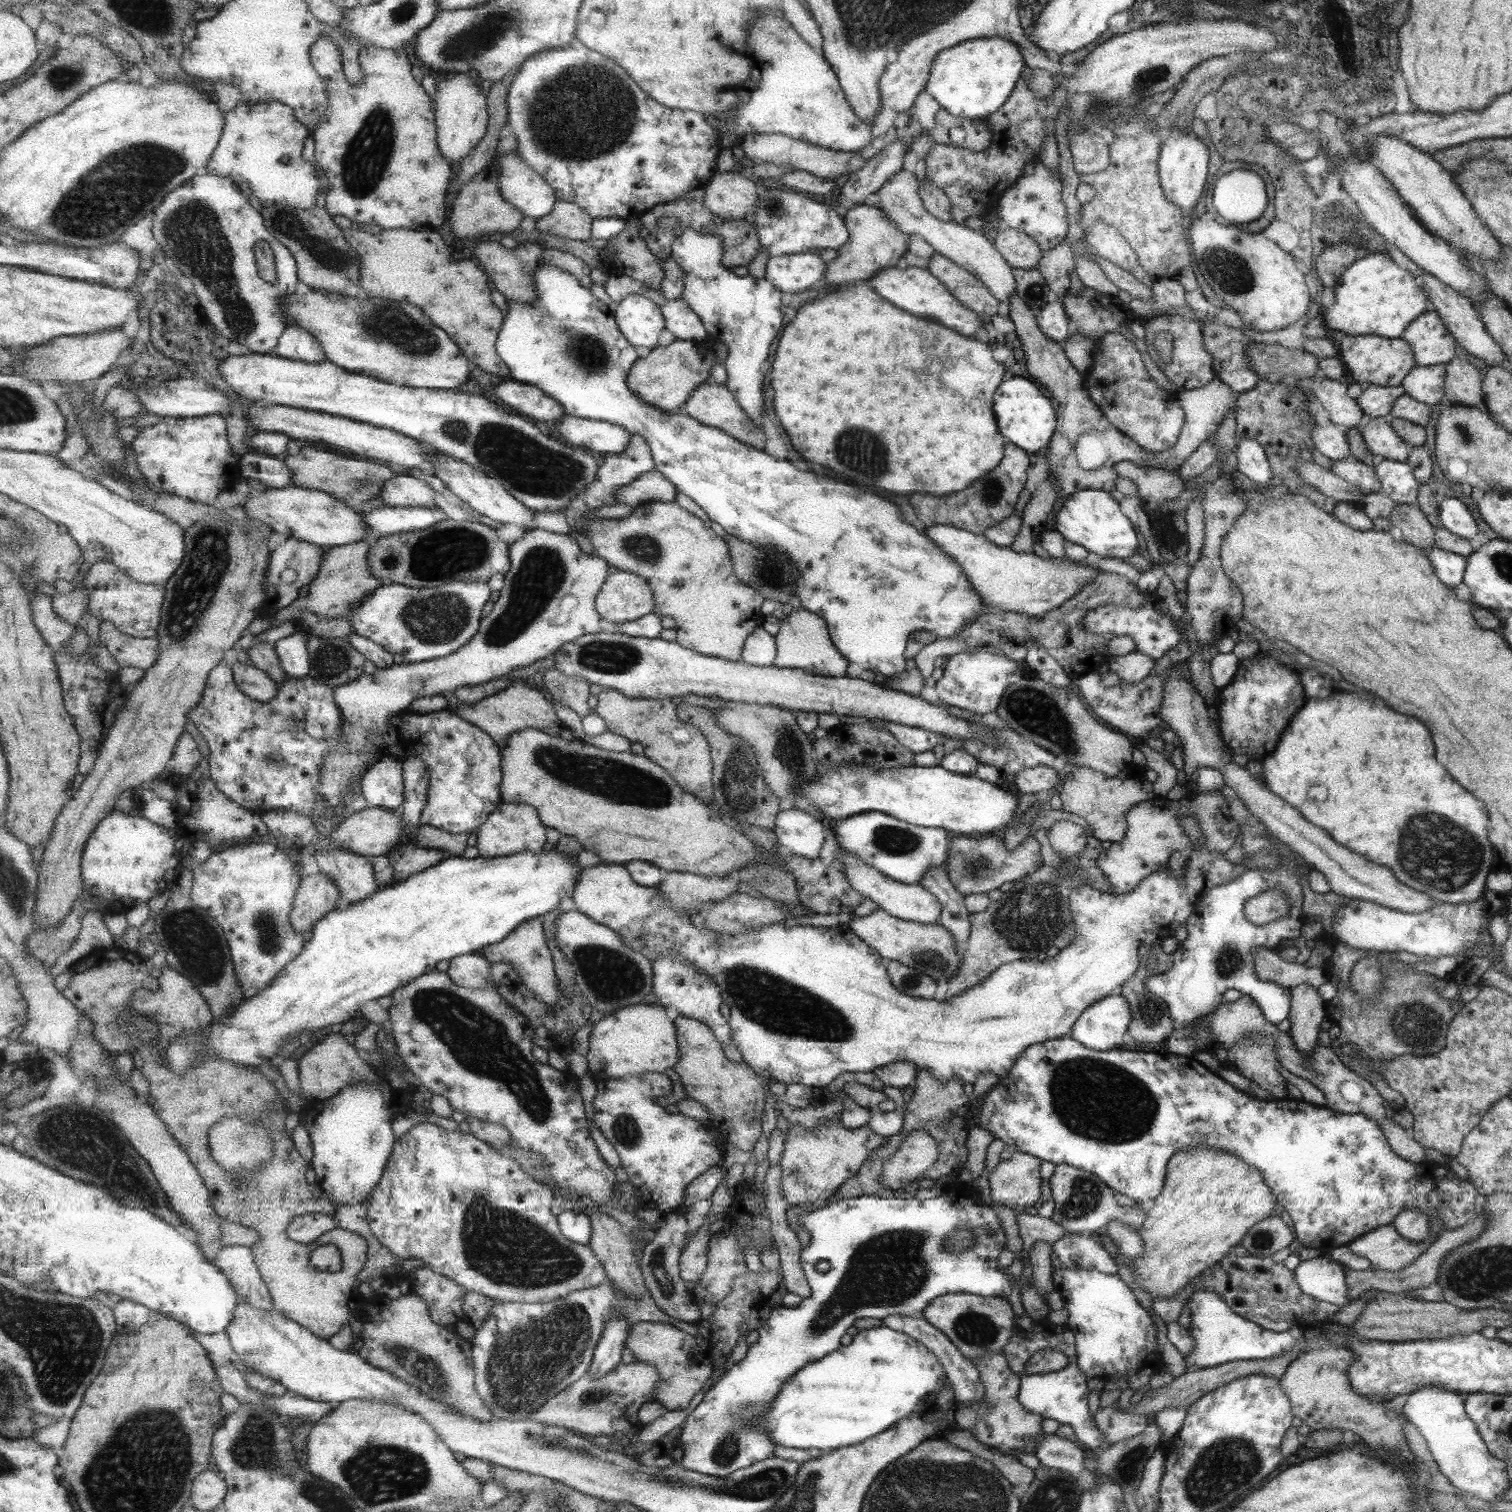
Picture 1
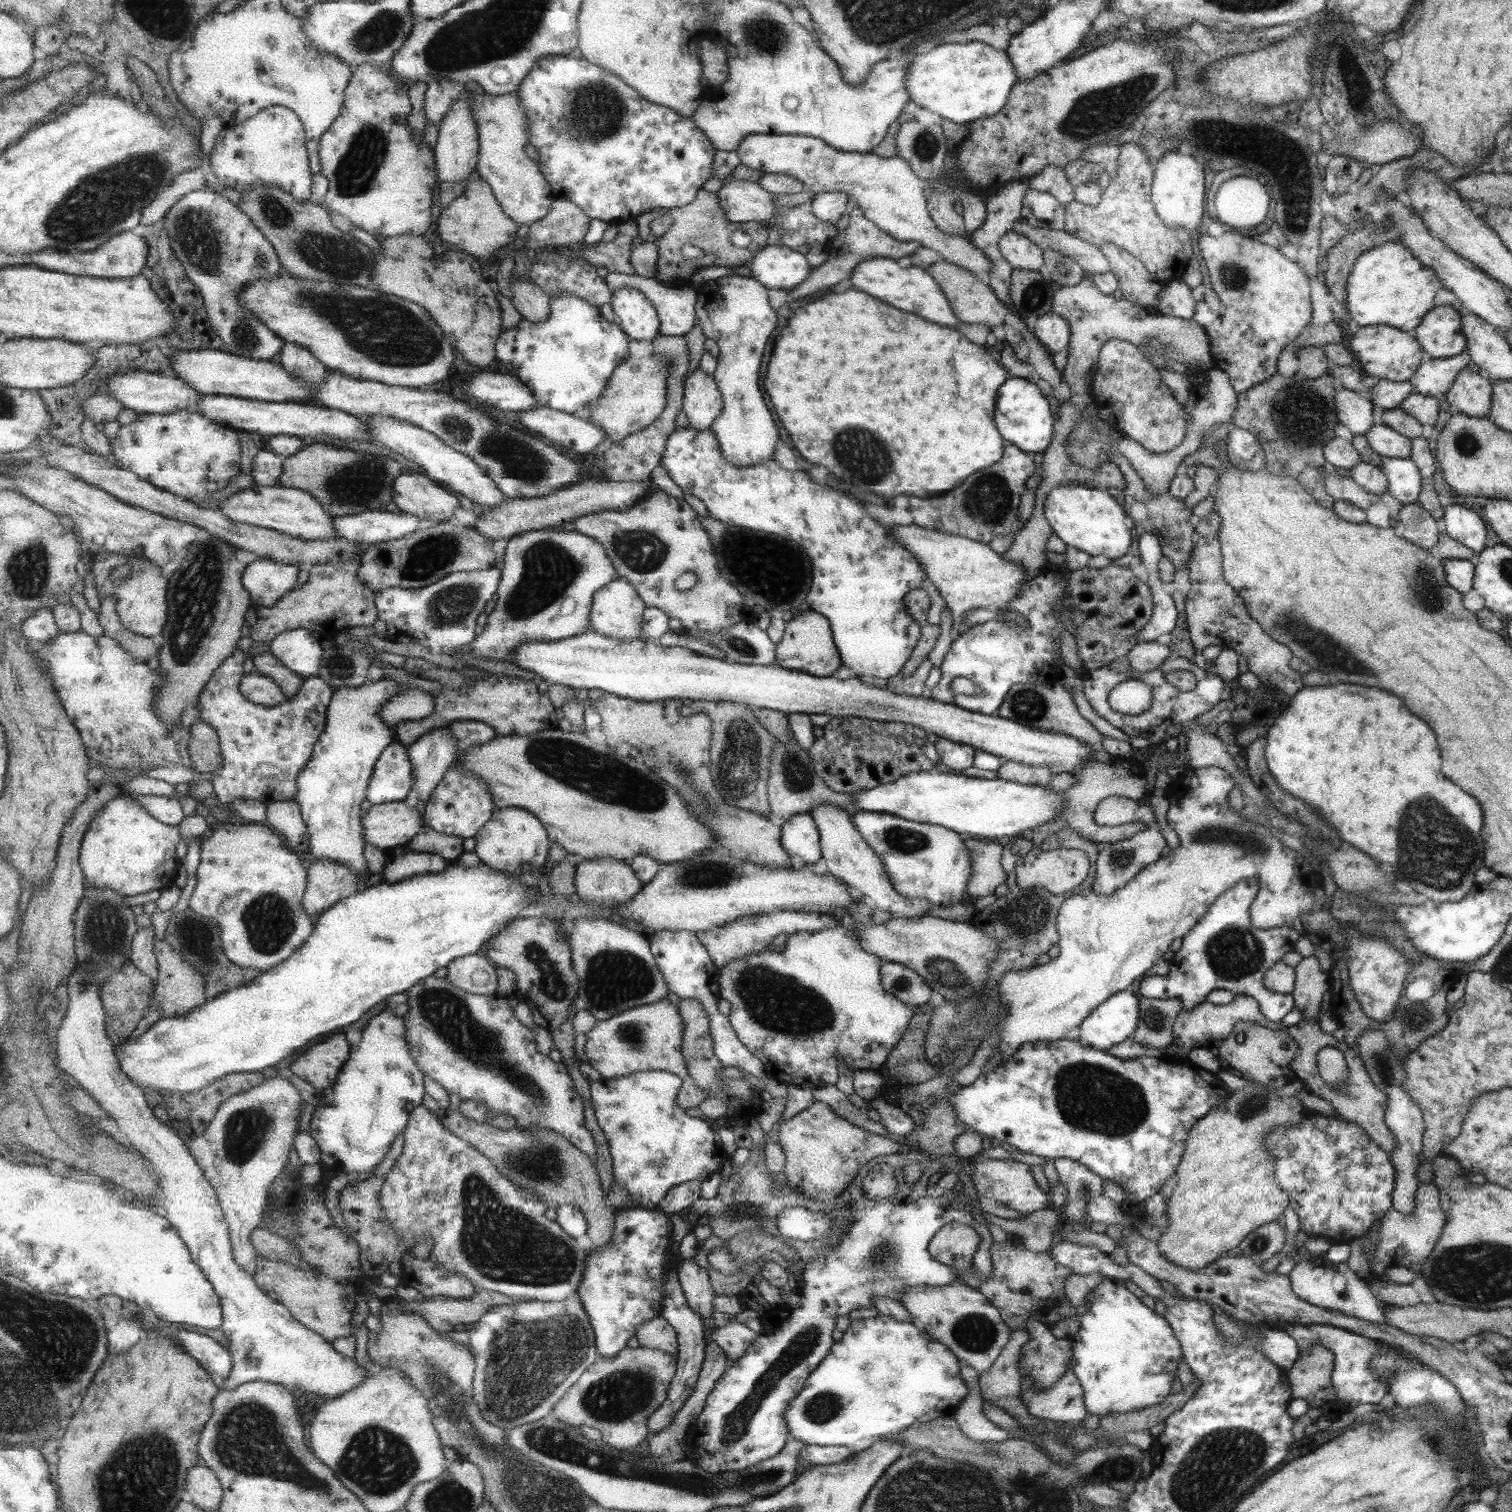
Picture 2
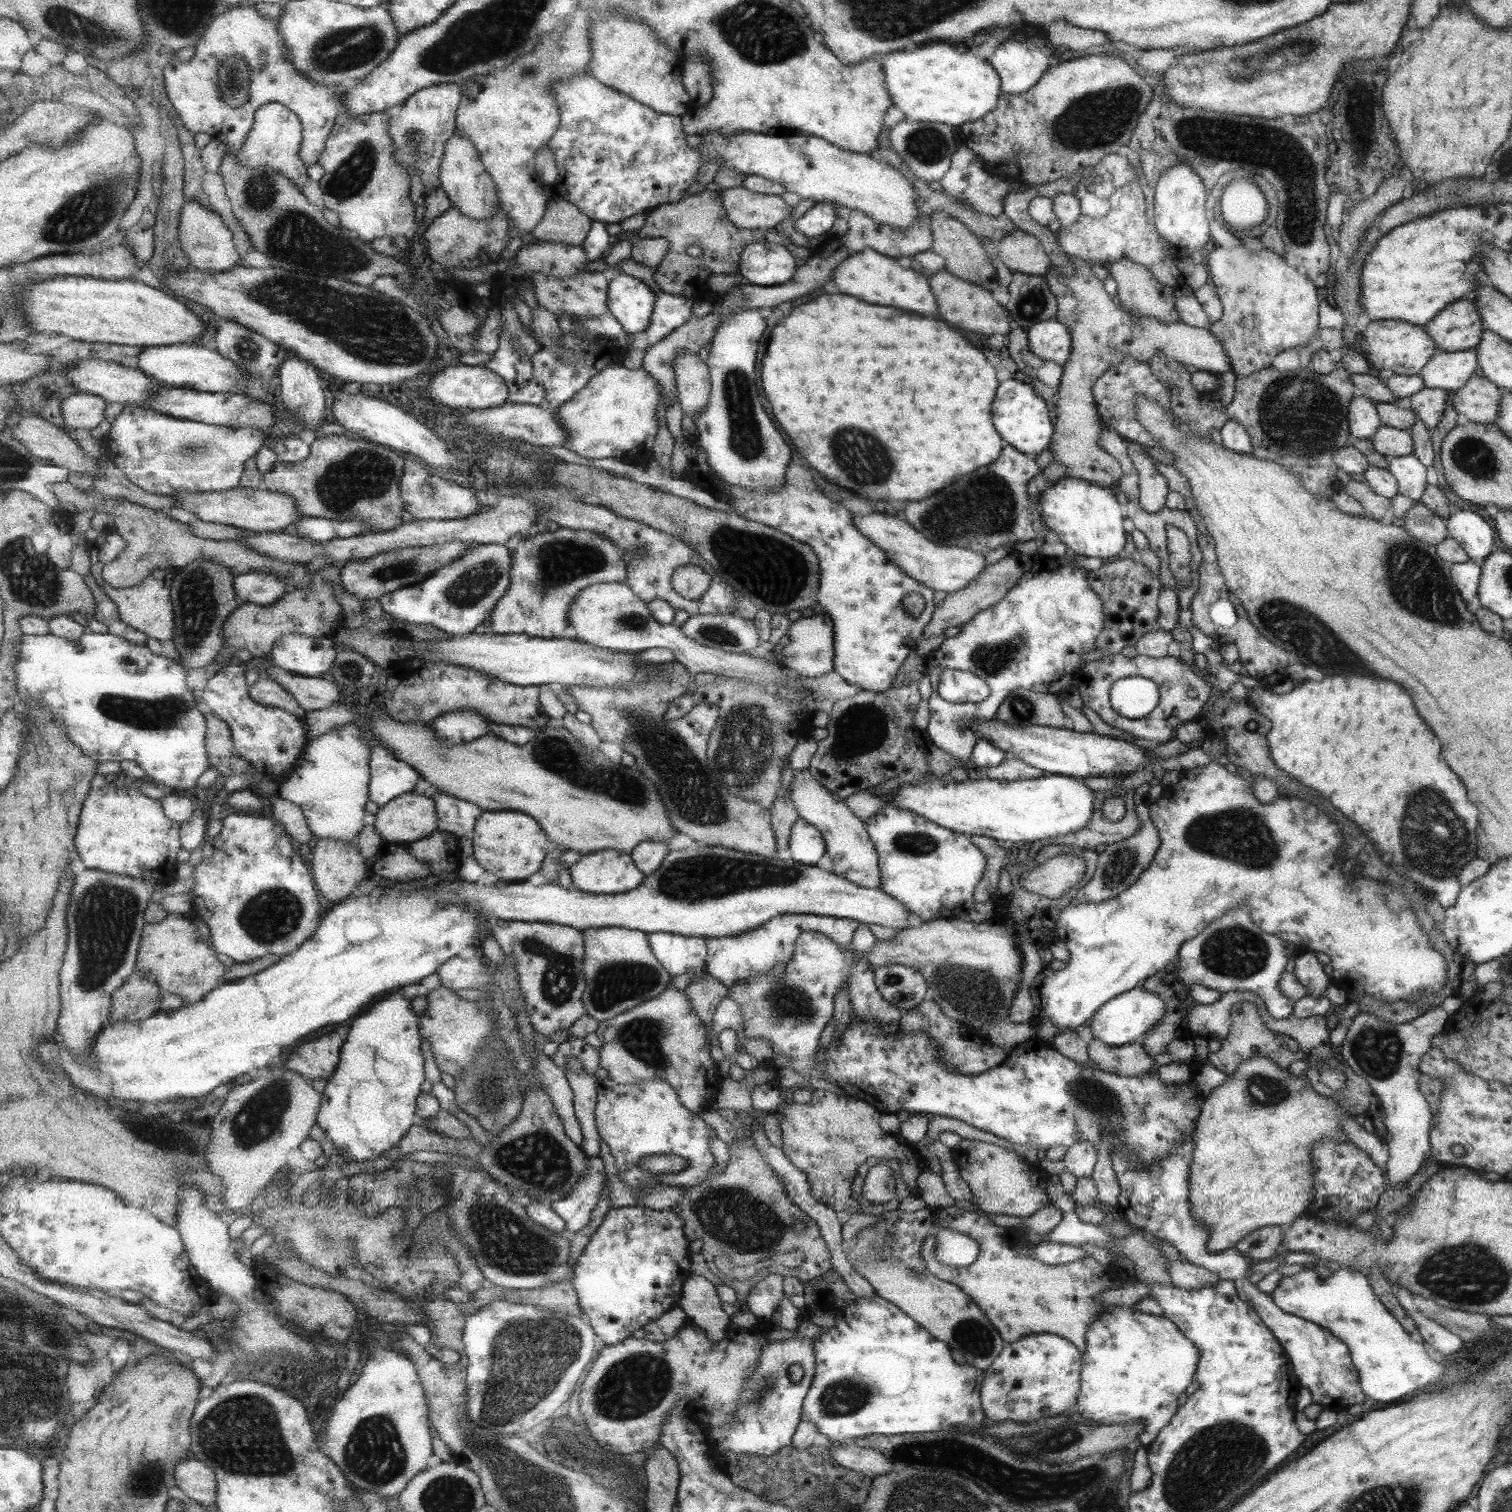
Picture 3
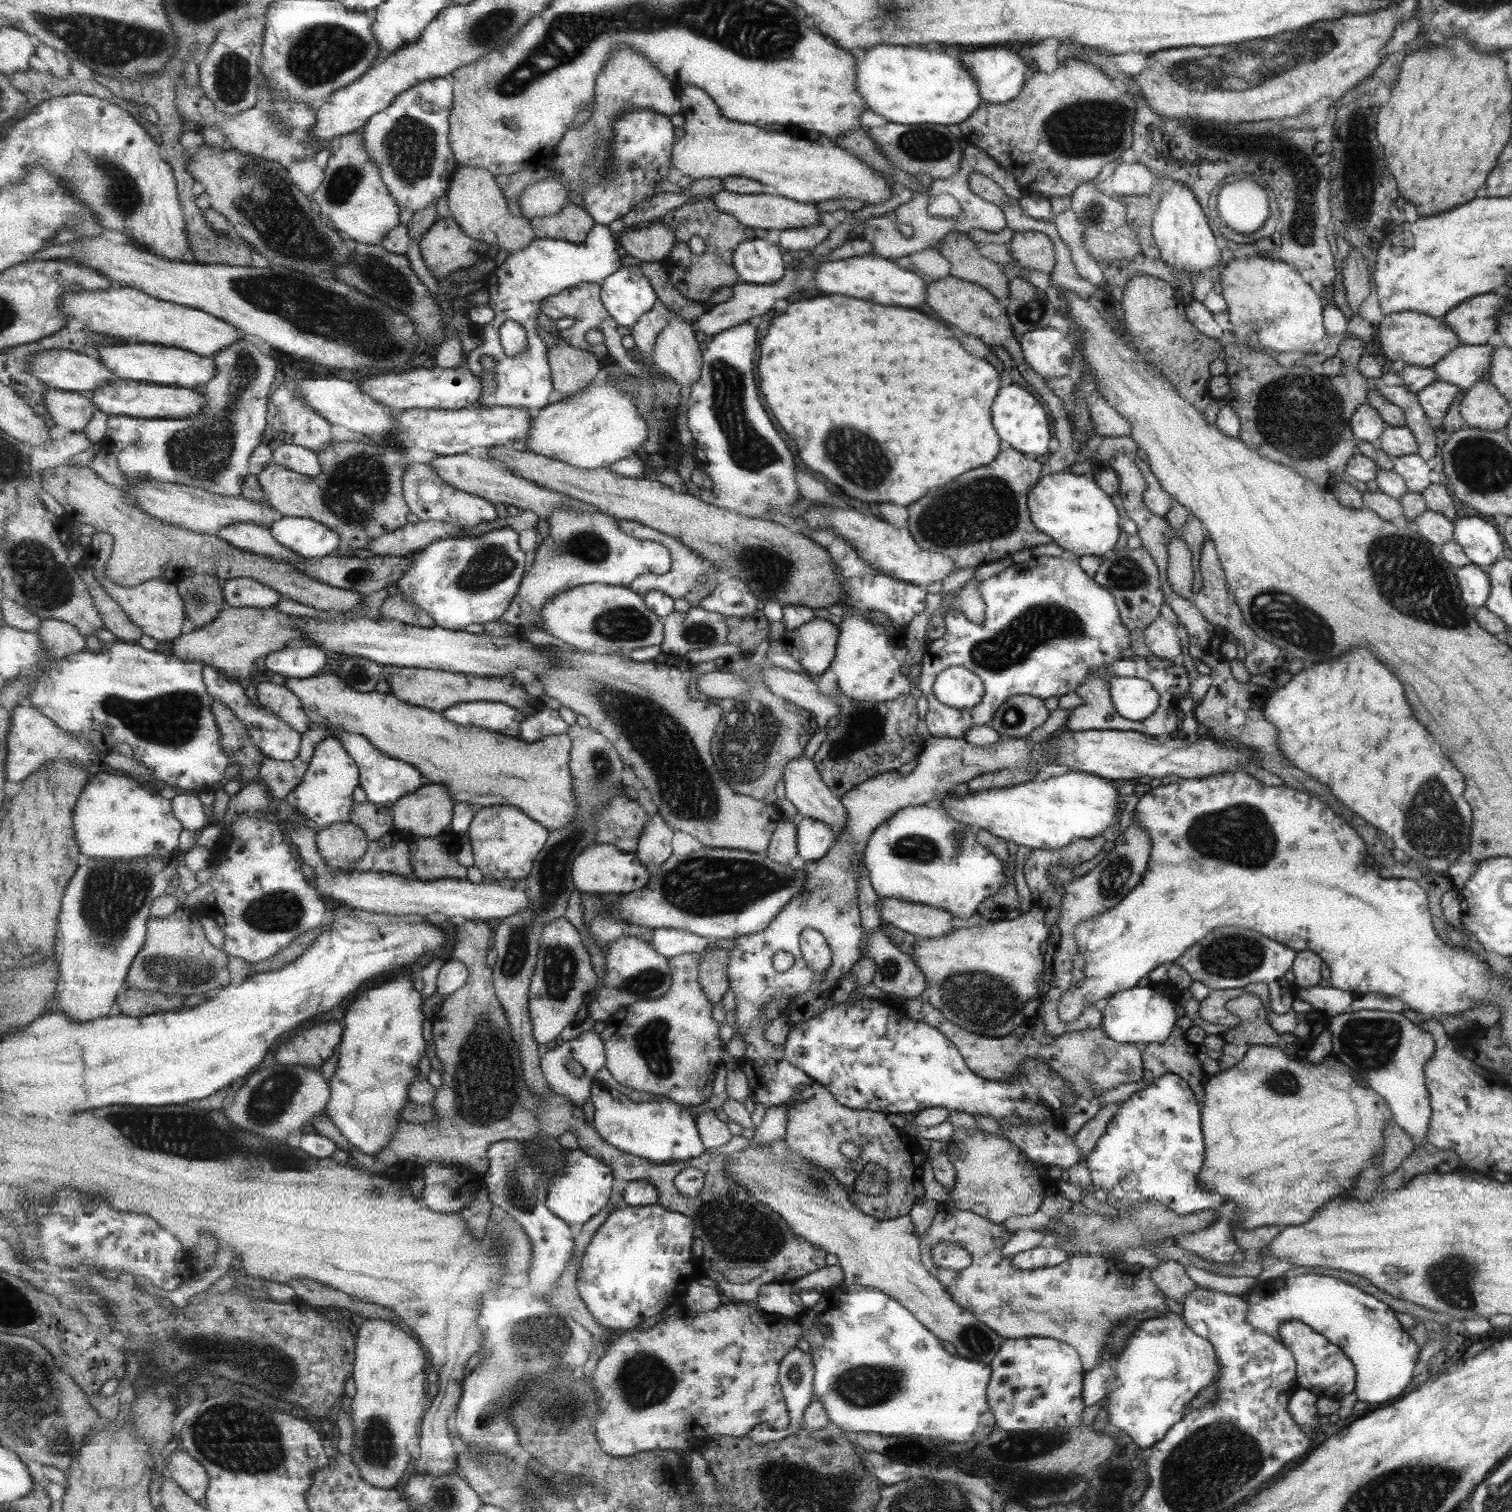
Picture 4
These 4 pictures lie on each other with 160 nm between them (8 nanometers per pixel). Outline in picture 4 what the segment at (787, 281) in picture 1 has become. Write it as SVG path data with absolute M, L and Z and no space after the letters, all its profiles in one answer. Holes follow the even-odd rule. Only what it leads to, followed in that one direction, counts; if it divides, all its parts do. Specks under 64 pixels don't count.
M748 240L734 250L733 267L741 283L764 285L780 280L783 276L783 261L777 245L768 244L765 240Z

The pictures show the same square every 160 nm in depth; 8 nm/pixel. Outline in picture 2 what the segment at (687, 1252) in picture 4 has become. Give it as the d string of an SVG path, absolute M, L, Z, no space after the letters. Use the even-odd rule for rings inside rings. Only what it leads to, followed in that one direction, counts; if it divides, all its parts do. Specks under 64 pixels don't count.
M641 1206L617 1209L611 1240L587 1258L587 1270L578 1290L591 1316L601 1356L616 1357L643 1324L661 1316L667 1295L663 1274L673 1267L672 1246L671 1222L666 1213Z

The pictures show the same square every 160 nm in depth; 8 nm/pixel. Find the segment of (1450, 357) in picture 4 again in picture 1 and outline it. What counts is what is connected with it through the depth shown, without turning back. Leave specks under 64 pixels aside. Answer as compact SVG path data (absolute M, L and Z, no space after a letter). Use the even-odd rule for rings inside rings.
M1443 365L1418 366L1403 377L1402 387L1407 396L1417 402L1432 405L1445 394L1446 368Z

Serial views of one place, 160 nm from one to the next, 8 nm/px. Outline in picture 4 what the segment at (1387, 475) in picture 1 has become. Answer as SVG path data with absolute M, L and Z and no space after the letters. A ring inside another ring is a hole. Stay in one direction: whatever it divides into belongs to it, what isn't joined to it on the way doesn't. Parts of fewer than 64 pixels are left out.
M1415 454L1398 456L1391 459L1392 468L1406 483L1406 490L1409 493L1420 493L1429 486L1429 468L1425 466L1423 458Z

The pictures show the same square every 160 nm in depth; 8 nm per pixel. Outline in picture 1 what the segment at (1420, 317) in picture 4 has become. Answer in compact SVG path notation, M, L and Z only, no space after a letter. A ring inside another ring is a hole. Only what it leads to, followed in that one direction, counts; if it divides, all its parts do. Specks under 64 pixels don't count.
M1345 335L1337 343L1337 358L1343 363L1348 380L1364 387L1365 384L1375 386L1399 386L1403 377L1417 365L1410 346L1399 338L1383 338L1379 335Z

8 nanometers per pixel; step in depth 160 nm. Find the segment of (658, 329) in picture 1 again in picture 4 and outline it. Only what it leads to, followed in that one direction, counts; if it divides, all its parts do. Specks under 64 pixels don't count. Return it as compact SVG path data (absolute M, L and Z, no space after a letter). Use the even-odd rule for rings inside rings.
M635 265L622 266L604 280L601 300L618 325L632 329L659 299L650 278Z

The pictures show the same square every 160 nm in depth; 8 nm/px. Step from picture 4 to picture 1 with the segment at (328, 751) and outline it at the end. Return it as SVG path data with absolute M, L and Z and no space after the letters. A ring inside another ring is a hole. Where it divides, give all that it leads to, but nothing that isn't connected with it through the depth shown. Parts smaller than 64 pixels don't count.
M533 529L533 530L525 531L523 537L521 537L520 539L515 541L512 545L510 545L510 557L511 557L511 562L512 562L511 570L509 573L507 573L505 575L504 586L499 591L498 598L494 602L492 611L482 620L482 625L480 626L479 632L471 639L471 642L468 642L465 646L462 646L462 648L459 649L457 652L450 654L449 656L446 656L443 658L438 658L438 659L431 659L430 661L425 661L425 662L416 662L416 663L402 662L402 663L393 665L391 668L378 668L373 673L364 673L357 680L354 680L353 682L350 682L349 684L344 684L343 686L338 686L337 688L334 689L334 697L335 697L336 702L338 703L339 710L342 711L342 717L344 720L343 724L342 724L342 737L340 738L340 741L338 742L336 749L333 749L328 754L326 761L322 764L323 774L321 774L321 784L319 784L319 788L317 788L317 795L319 795L319 797L321 797L321 800L319 800L319 808L317 810L315 810L315 814L312 816L313 820L317 824L316 827L318 828L319 835L321 835L321 840L319 840L319 842L317 842L316 845L315 844L312 845L312 847L313 847L312 850L314 851L313 855L315 856L316 860L317 860L317 864L319 865L321 872L328 874L337 883L337 886L339 886L339 888L341 889L343 904L357 904L356 902L364 901L366 898L369 898L369 897L373 896L373 894L378 892L378 890L380 889L380 884L378 883L378 878L376 877L374 864L372 863L371 857L361 856L359 854L353 854L353 852L351 852L350 850L347 850L345 848L339 848L339 846L335 846L335 844L333 844L333 842L331 842L331 835L333 835L333 831L340 825L341 821L343 821L343 820L335 820L335 818L332 817L332 816L334 816L333 811L335 811L335 809L337 809L337 807L339 807L339 805L341 805L341 799L343 799L343 797L345 797L345 795L347 795L347 793L349 793L349 791L351 791L351 785L353 785L353 783L357 783L357 781L359 781L359 779L361 779L361 775L363 775L363 773L365 773L365 771L367 771L368 764L370 764L370 761L372 760L372 754L370 753L370 750L372 750L372 748L374 748L374 746L376 746L376 744L378 744L378 740L380 740L380 738L382 738L382 736L384 736L384 732L386 732L386 730L388 729L391 717L395 716L396 714L398 714L402 710L406 709L413 702L413 700L417 700L417 698L426 697L426 696L433 696L436 694L443 694L443 693L447 693L447 692L453 693L455 688L459 688L459 686L468 686L468 685L469 686L470 685L477 686L477 684L483 684L483 682L489 682L489 680L493 680L493 678L503 676L503 674L507 674L508 672L515 670L515 668L523 668L523 666L529 666L529 664L533 664L533 662L537 662L537 660L541 660L541 658L547 658L547 656L553 656L553 654L555 654L555 652L557 652L557 650L561 649L563 645L566 645L567 643L573 642L574 640L577 641L578 638L581 638L583 635L597 634L598 632L601 632L602 615L599 614L599 611L598 611L597 606L596 606L596 600L597 600L597 597L599 596L599 593L601 592L601 589L607 583L607 578L608 578L609 572L613 569L613 567L608 564L608 561L606 559L604 559L603 557L600 557L598 554L592 554L592 553L587 554L587 552L585 552L585 550L583 550L583 548L581 548L581 546L579 546L579 544L577 544L575 539L568 533L559 534L556 532L546 531L543 529ZM567 600L571 600L571 602L567 602ZM569 606L571 606L571 610L569 610ZM573 608L575 608L575 620L569 620L569 622L565 622L565 620L563 620L563 618L567 618L567 614L569 614L569 612L573 612ZM557 616L559 616L559 618L561 618L561 620L563 620L563 624L559 624L559 626L557 626L557 624L553 624L553 620L555 620L555 618L557 618ZM329 820L330 820L330 824L332 825L332 827L325 826L325 822L329 822Z

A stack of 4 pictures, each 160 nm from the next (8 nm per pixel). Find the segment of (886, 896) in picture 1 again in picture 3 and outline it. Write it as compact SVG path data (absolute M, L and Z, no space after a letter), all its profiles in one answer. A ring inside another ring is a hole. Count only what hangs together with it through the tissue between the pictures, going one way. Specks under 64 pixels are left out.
M807 769L794 772L790 786L790 798L797 808L798 818L811 823L811 826L816 827L822 835L827 856L831 858L833 864L832 873L855 883L855 886L878 889L881 885L878 857L862 820L849 810L843 800L819 784Z

